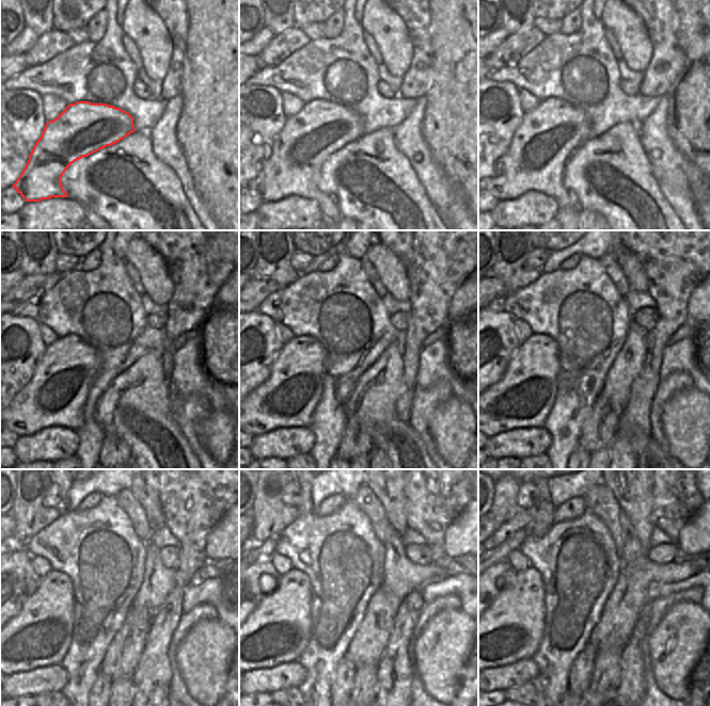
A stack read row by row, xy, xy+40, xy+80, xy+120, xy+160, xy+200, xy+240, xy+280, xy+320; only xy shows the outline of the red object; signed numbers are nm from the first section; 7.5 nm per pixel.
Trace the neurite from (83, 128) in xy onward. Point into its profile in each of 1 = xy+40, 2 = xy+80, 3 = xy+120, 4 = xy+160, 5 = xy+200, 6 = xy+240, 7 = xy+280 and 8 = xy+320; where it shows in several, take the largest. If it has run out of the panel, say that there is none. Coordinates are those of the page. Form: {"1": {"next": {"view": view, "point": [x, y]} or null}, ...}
{"1": {"next": {"view": "xy+40", "point": [292, 167]}}, "2": {"next": {"view": "xy+80", "point": [547, 137]}}, "3": {"next": {"view": "xy+120", "point": [54, 397]}}, "4": {"next": {"view": "xy+160", "point": [286, 399]}}, "5": {"next": {"view": "xy+200", "point": [523, 397]}}, "6": {"next": {"view": "xy+240", "point": [40, 635]}}, "7": {"next": {"view": "xy+280", "point": [277, 630]}}, "8": {"next": {"view": "xy+320", "point": [510, 629]}}}

